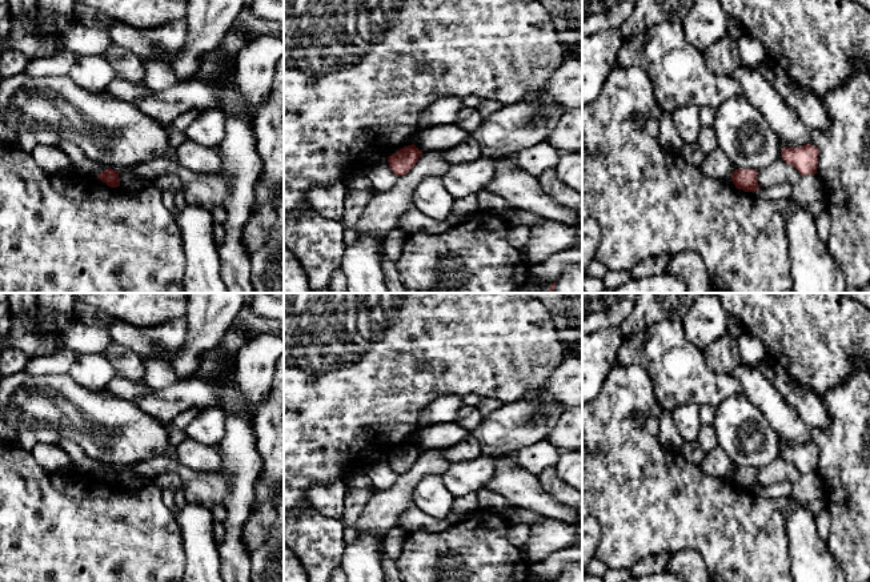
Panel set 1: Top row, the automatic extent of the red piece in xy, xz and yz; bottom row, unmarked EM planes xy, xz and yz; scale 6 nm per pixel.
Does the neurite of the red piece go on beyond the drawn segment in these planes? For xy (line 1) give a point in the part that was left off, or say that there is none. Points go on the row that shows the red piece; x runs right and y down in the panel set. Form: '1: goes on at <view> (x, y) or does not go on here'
1: does not go on here

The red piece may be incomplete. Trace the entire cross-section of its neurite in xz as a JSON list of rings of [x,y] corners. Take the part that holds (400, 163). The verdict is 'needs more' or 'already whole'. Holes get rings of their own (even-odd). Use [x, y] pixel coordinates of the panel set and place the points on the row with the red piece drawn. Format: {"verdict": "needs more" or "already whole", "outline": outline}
{"verdict": "already whole", "outline": [[[408,145],[388,157],[389,168],[396,176],[404,176],[416,165],[422,152],[414,145]]]}

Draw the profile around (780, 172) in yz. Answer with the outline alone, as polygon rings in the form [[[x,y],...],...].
[[[778,158],[766,168],[758,170],[757,182],[759,188],[774,185],[794,185],[799,180],[799,172],[783,158]]]

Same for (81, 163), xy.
[[[63,139],[57,144],[57,148],[68,154],[75,169],[81,173],[89,173],[92,176],[99,176],[101,172],[104,172],[108,168],[104,164],[97,164],[97,162],[91,161],[87,157],[87,154],[83,152],[83,149],[69,140]]]

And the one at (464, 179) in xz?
[[[481,156],[474,161],[453,165],[445,177],[446,186],[454,198],[477,194],[492,182],[496,172],[496,161],[490,157]]]

